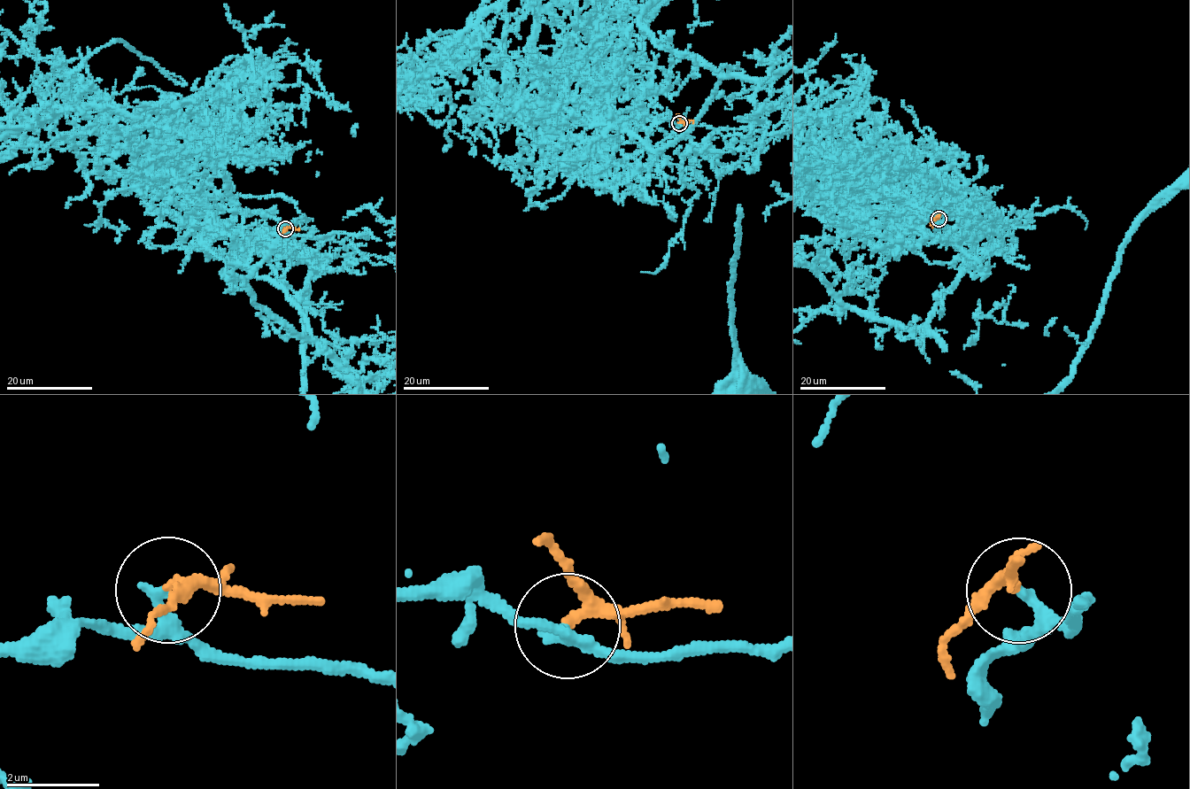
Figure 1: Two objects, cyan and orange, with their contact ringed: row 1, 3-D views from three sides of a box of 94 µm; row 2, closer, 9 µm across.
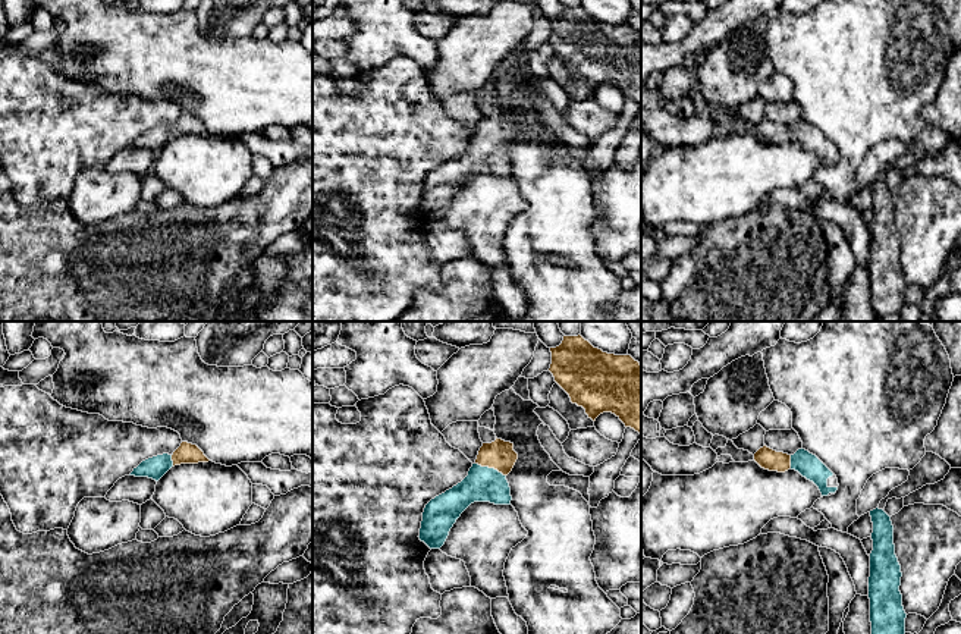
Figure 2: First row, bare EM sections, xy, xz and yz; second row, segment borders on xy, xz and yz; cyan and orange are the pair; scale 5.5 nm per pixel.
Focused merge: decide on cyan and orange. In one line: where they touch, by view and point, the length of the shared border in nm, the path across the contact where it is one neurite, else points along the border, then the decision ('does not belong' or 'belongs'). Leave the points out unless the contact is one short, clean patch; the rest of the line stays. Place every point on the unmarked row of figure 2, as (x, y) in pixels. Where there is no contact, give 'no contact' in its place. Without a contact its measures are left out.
contact xz (490, 140); length 180 nm; way xz (481, 156), (490, 140), (499, 125); belongs

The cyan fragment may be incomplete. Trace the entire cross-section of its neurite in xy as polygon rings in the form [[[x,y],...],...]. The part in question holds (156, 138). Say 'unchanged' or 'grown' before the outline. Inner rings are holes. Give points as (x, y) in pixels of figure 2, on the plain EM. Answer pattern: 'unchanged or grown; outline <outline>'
grown; outline [[[182,113],[172,125],[163,125],[142,132],[129,147],[148,148],[158,153],[172,138],[180,135],[208,134],[204,123],[192,114]]]

